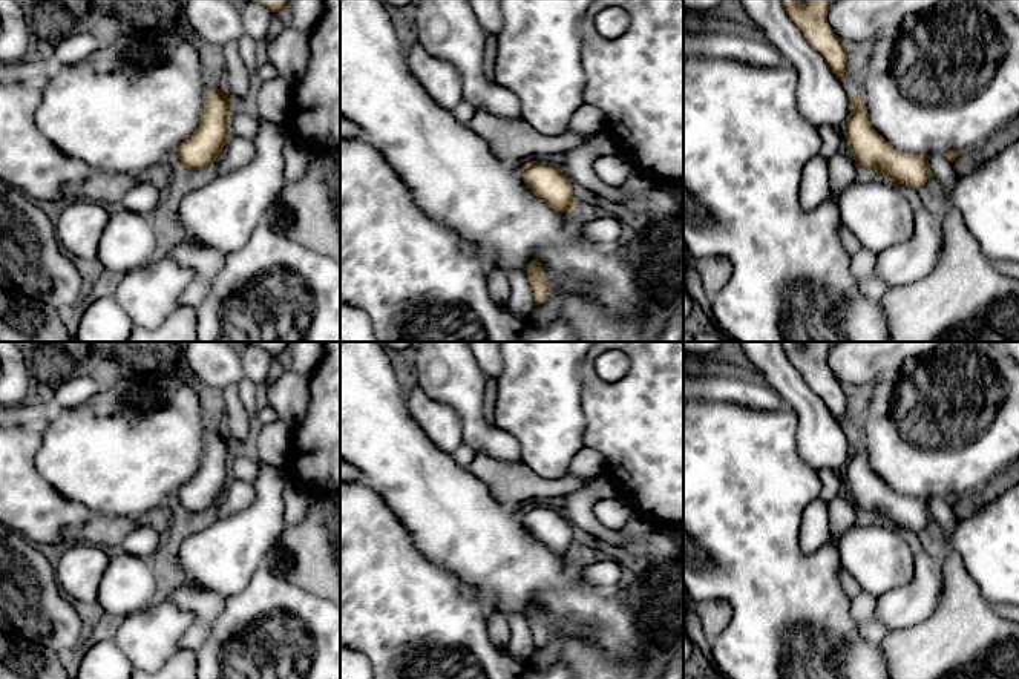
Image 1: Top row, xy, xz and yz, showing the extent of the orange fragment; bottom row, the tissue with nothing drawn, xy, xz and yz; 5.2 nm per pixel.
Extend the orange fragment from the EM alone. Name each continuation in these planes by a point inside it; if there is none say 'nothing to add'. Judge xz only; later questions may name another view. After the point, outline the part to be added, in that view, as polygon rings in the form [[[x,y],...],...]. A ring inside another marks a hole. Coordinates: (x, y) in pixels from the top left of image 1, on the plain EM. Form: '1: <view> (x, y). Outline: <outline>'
nothing to add

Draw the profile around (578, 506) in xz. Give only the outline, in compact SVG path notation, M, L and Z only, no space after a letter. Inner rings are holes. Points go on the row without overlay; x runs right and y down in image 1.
M607 474L593 478L585 487L576 489L561 497L564 501L561 513L572 524L595 535L598 540L622 546L625 541L642 538L653 532L657 524L647 515L634 512L630 520L618 530L608 529L598 521L593 506L601 498L619 497L621 490L613 478Z

